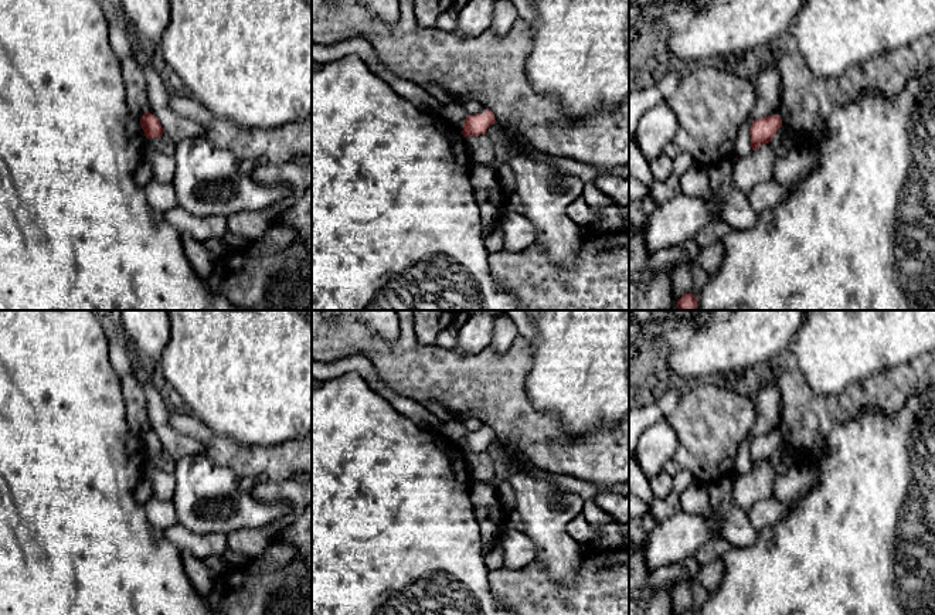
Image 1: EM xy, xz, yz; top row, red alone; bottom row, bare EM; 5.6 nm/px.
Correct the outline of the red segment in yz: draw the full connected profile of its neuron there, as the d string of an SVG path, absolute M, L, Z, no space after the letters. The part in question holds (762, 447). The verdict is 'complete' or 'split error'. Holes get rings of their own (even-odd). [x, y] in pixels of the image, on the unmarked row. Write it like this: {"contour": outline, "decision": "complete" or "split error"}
{"contour": "M779 432L752 438L749 446L752 468L758 468L761 462L769 461L781 444L782 436Z", "decision": "complete"}

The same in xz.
{"contour": "M490 427L484 431L468 432L463 439L463 448L460 449L465 455L486 452L487 445L496 439L496 435Z", "decision": "complete"}

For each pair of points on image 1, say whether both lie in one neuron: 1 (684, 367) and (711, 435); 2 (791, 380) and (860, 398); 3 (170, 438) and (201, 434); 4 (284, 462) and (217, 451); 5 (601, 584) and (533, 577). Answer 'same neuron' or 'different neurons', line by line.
1: different neurons
2: same neuron
3: different neurons
4: same neuron
5: same neuron

